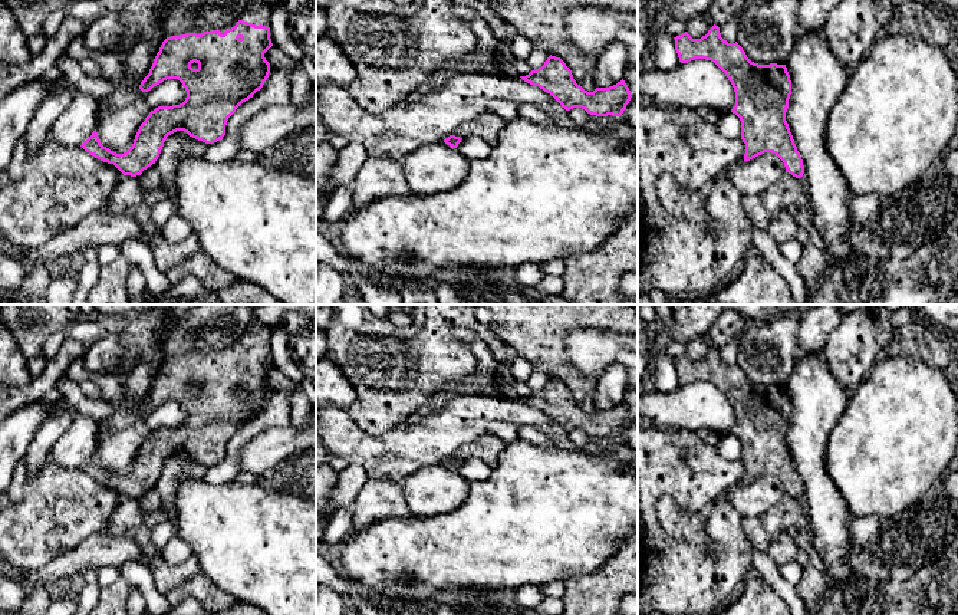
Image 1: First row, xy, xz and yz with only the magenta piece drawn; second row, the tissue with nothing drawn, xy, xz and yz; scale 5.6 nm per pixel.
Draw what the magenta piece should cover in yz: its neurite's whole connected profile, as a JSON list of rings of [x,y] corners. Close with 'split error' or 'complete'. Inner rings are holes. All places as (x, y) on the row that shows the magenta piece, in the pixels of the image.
[[[715,24],[701,39],[692,39],[687,32],[674,39],[681,63],[711,60],[731,82],[735,92],[731,112],[741,121],[744,161],[771,152],[784,162],[786,172],[803,177],[803,159],[786,121],[791,95],[786,65],[751,62],[737,42],[728,43],[721,37]]]; complete

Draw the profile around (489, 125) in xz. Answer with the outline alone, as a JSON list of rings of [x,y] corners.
[[[485,112],[478,115],[474,121],[460,125],[452,135],[460,138],[478,137],[493,147],[506,124],[507,121],[501,116],[493,112]]]

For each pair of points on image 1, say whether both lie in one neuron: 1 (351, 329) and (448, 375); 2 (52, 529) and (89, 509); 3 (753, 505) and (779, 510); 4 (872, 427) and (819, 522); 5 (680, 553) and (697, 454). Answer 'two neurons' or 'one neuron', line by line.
1: one neuron
2: one neuron
3: two neurons
4: two neurons
5: one neuron

